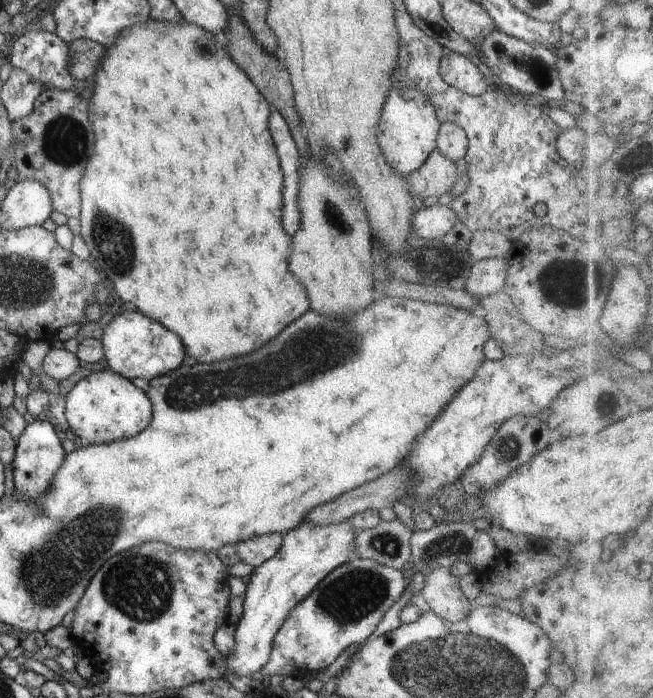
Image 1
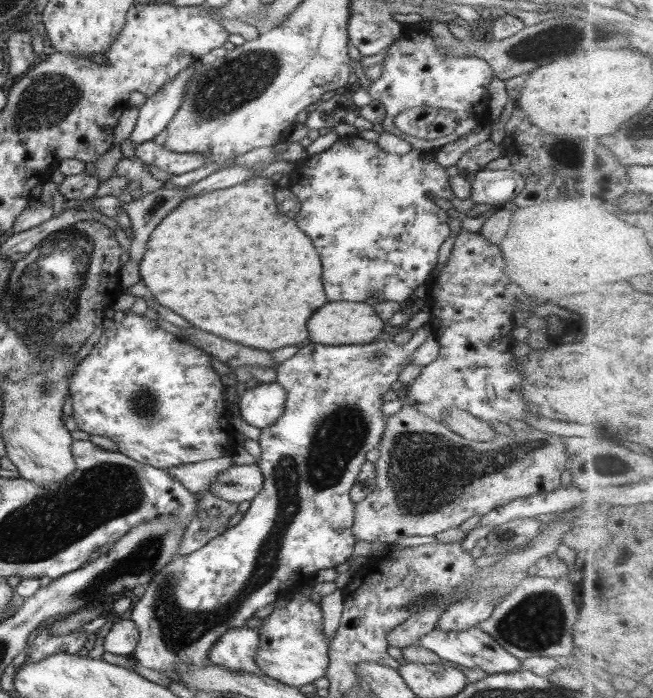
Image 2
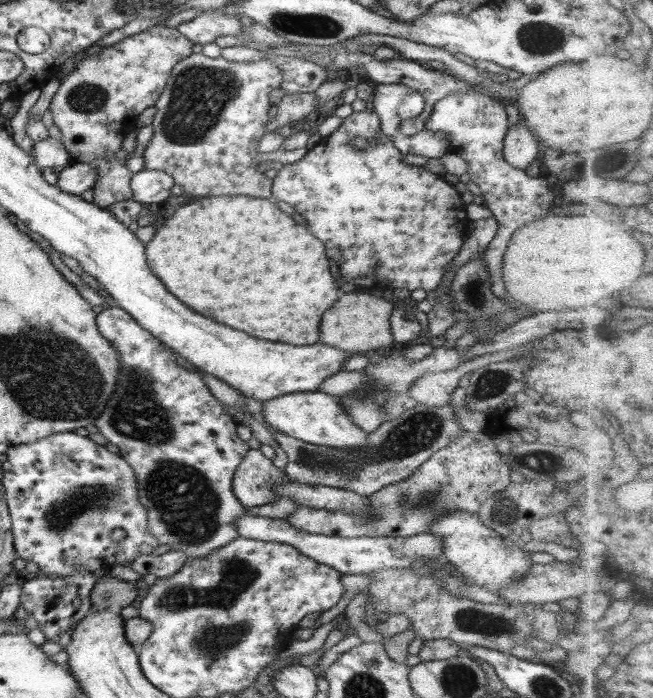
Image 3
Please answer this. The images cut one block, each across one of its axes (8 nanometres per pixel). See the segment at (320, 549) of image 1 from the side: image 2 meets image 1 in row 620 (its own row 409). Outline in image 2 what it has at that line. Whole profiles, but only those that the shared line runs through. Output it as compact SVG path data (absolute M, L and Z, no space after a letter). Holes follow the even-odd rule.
M277 382L260 383L244 391L238 404L241 418L248 424L264 429L285 409L286 389Z

